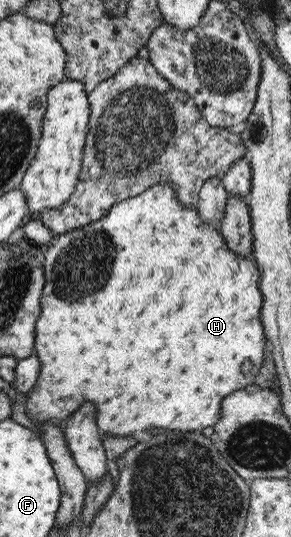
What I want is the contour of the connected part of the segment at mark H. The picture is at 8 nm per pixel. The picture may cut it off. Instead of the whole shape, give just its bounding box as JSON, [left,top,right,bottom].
[23,183,266,436]

